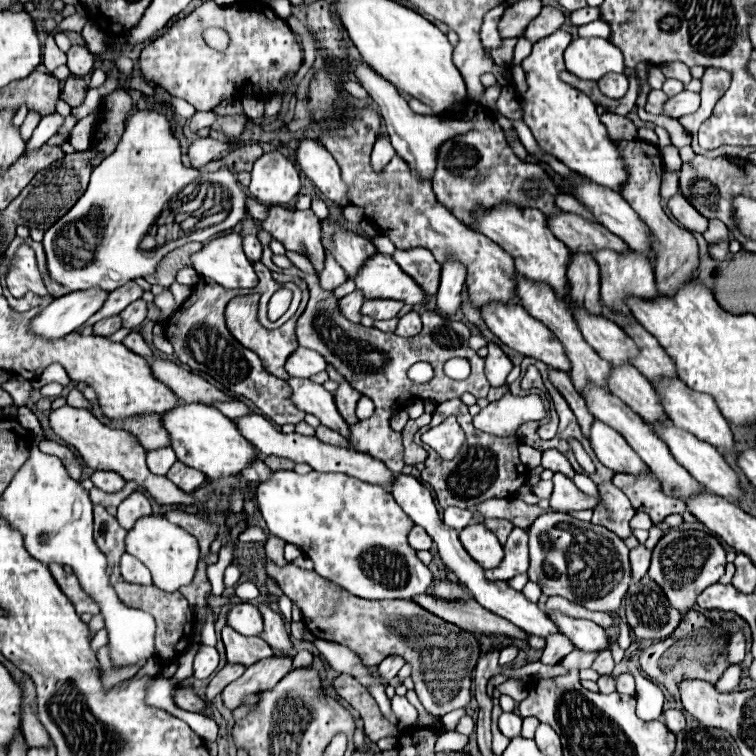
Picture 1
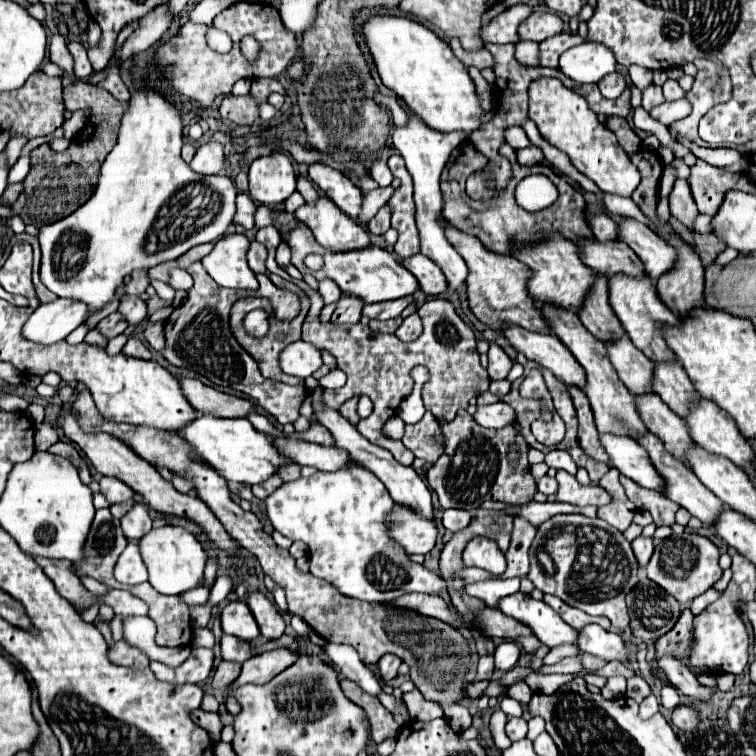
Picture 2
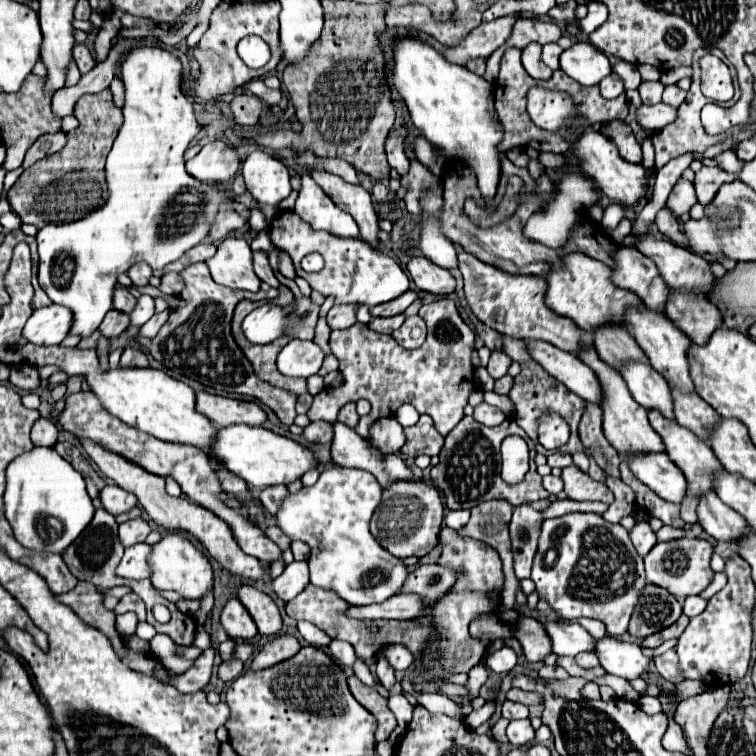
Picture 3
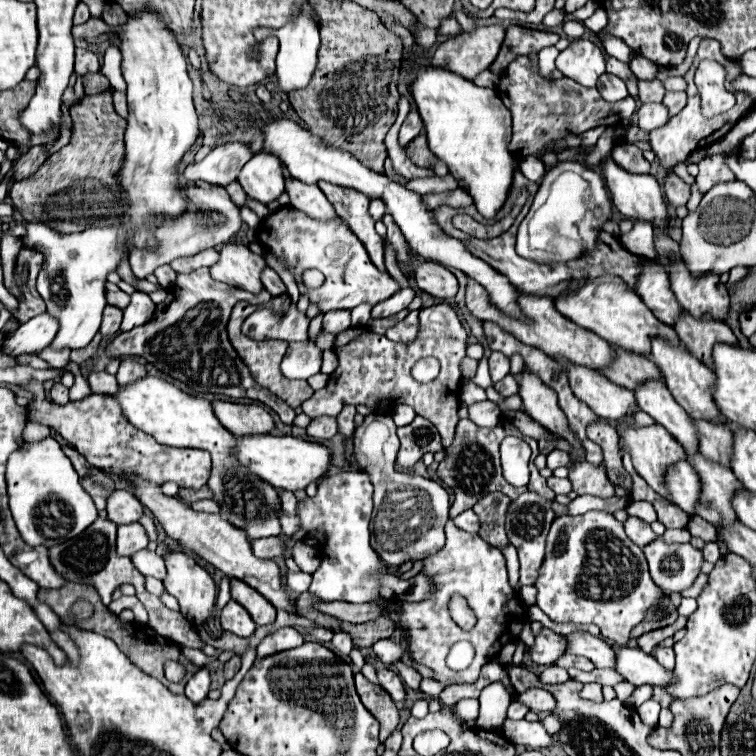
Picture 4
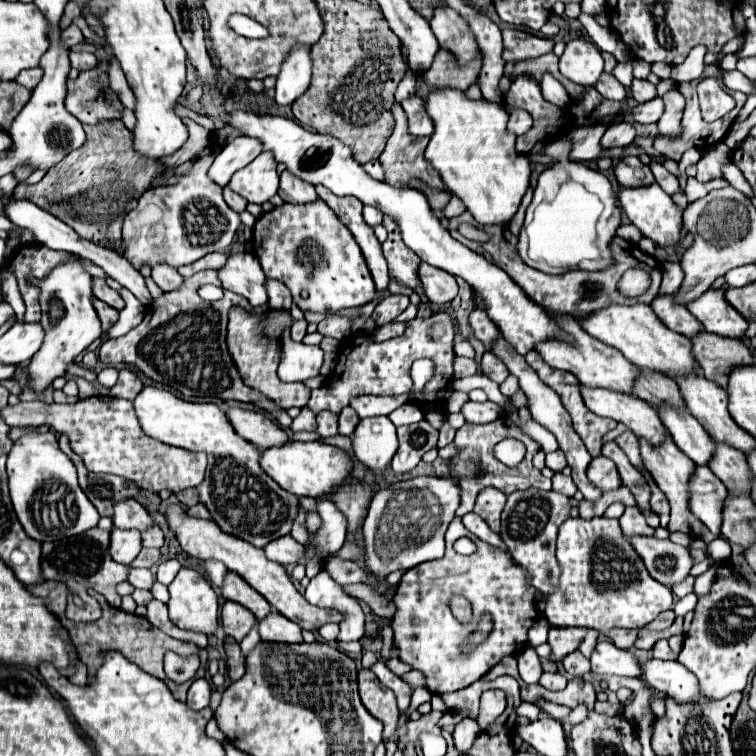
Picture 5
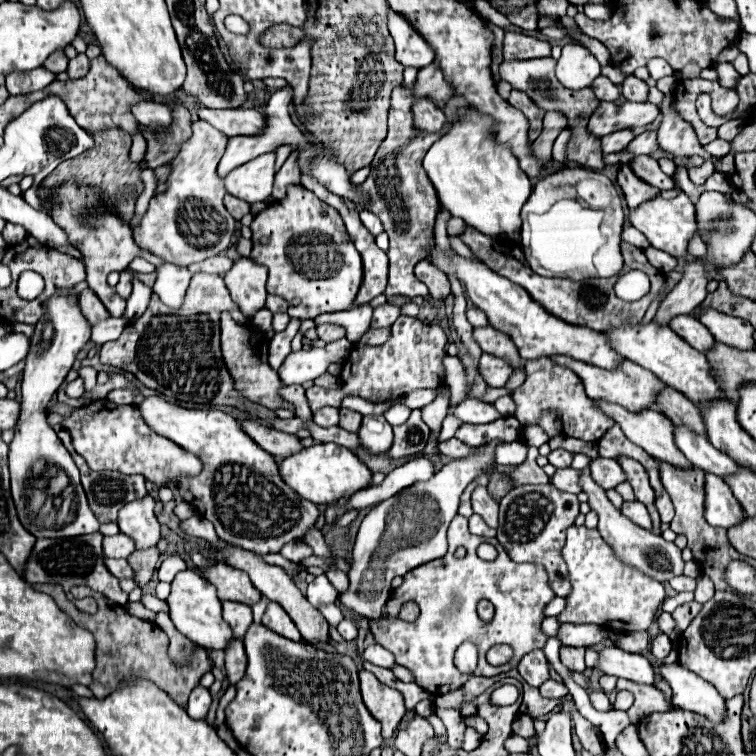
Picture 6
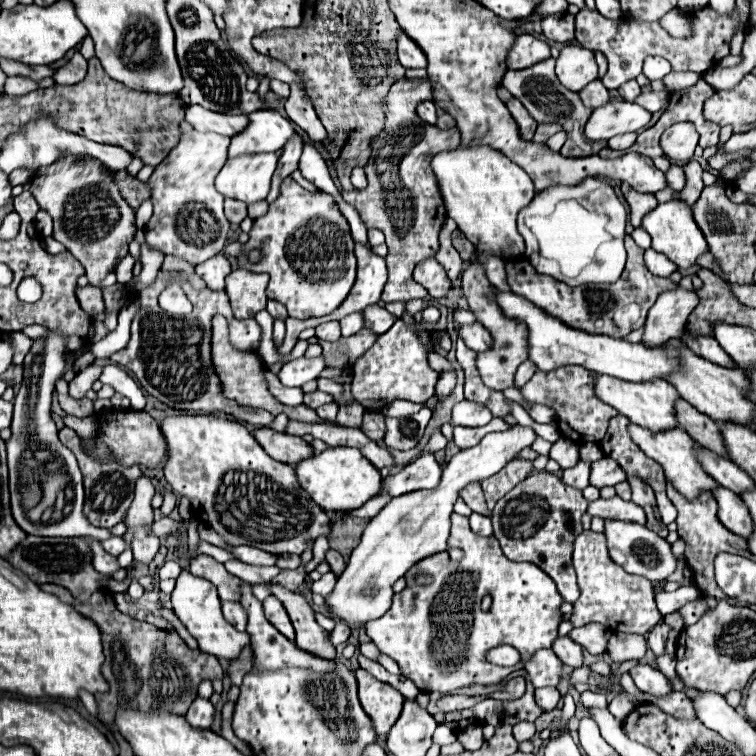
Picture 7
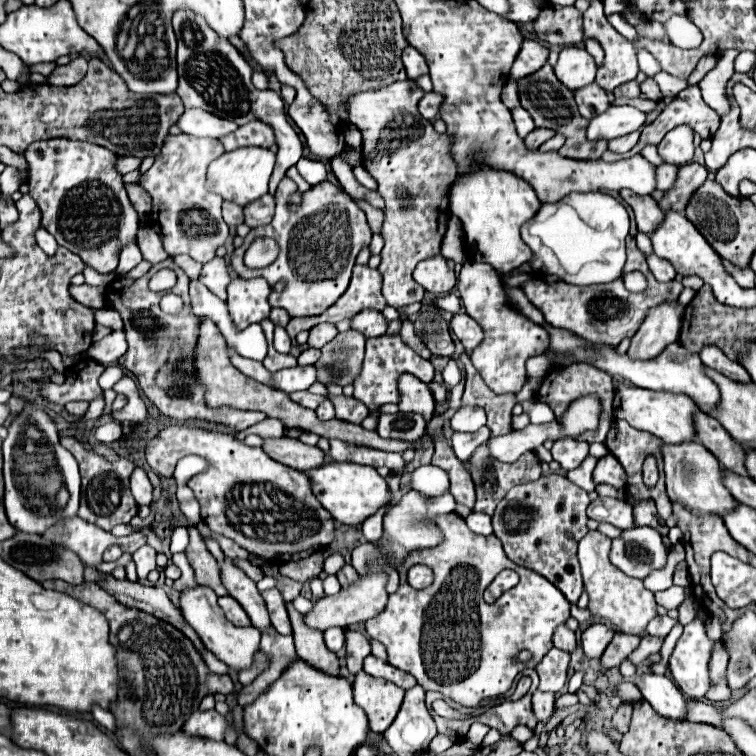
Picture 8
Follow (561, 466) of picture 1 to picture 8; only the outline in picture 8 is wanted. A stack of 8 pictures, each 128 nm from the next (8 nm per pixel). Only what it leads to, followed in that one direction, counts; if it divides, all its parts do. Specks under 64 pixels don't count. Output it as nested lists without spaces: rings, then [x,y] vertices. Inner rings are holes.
[[[564,438],[554,442],[552,456],[564,470],[574,470],[582,464],[582,460],[588,456],[588,442],[578,442],[572,438]]]

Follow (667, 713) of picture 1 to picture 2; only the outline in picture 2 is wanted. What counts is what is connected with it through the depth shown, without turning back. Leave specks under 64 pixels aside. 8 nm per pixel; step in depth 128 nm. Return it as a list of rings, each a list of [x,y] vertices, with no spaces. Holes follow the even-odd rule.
[[[678,706],[670,714],[670,720],[672,720],[672,726],[680,730],[694,730],[698,726],[698,712],[690,706]]]

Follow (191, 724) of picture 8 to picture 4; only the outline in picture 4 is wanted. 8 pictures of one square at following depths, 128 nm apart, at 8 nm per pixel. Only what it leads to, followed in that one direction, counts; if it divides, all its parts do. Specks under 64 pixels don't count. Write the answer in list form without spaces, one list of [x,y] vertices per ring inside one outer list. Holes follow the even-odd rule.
[[[204,666],[204,668],[200,668],[200,670],[188,680],[188,684],[186,684],[186,688],[184,688],[184,694],[186,694],[192,702],[200,702],[200,700],[206,698],[208,690],[210,690],[210,672],[208,672],[208,668]]]

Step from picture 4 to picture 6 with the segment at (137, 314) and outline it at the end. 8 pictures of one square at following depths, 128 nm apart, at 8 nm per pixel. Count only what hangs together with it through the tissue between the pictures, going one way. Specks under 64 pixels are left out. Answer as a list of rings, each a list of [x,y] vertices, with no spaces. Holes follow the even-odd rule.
[[[128,270],[120,272],[120,282],[116,284],[116,292],[118,292],[122,298],[128,298],[128,296],[130,296],[130,290],[132,290],[132,284],[128,282],[128,278],[130,278],[130,272],[128,272]],[[120,316],[120,318],[108,318],[103,323],[92,326],[91,341],[96,342],[98,346],[106,344],[106,342],[112,342],[112,340],[120,338],[120,334],[124,332],[126,326],[128,324],[126,324],[124,316]]]

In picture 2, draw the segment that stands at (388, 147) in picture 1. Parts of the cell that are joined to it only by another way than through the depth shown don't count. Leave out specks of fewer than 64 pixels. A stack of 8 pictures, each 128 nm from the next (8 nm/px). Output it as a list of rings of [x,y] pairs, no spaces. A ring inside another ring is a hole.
[[[378,156],[374,162],[372,162],[372,168],[370,168],[370,176],[382,186],[382,188],[386,188],[386,186],[390,186],[390,182],[394,180],[394,176],[392,176],[392,172],[388,170],[388,164],[386,164],[386,158],[382,158],[382,156]]]

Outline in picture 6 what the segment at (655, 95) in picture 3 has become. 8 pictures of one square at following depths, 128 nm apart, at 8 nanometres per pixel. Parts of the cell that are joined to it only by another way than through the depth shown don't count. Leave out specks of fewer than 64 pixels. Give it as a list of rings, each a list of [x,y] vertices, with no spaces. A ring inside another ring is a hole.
[[[628,76],[622,82],[622,96],[630,102],[646,102],[648,100],[648,84],[636,76]]]

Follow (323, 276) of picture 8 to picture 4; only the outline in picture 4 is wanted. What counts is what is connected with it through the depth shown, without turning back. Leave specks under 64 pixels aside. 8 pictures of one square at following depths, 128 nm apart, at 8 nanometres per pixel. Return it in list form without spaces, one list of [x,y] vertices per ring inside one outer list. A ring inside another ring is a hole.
[[[284,206],[260,222],[260,226],[256,228],[256,238],[266,252],[274,254],[294,268],[294,278],[300,292],[308,294],[310,302],[320,306],[320,312],[352,310],[358,304],[374,306],[388,300],[400,290],[400,284],[386,270],[378,270],[372,264],[364,244],[352,234],[352,230],[344,222],[316,222],[306,214],[300,214],[300,210]],[[312,268],[320,270],[326,280],[320,288],[306,290],[302,274]]]

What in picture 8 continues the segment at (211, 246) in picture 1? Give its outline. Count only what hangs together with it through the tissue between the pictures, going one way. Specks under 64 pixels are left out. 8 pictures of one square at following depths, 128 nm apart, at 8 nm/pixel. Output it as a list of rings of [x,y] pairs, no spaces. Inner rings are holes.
[[[234,278],[228,284],[228,308],[234,324],[244,328],[266,318],[270,314],[268,294],[270,286],[264,278]]]

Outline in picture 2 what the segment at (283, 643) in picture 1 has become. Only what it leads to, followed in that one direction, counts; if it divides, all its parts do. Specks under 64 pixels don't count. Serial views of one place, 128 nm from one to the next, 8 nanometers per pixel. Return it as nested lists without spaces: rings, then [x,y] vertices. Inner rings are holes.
[[[252,592],[246,600],[246,604],[250,606],[262,636],[266,636],[268,640],[276,640],[284,634],[284,620],[282,614],[278,612],[278,608],[274,606],[274,602],[270,602],[264,594],[260,592]]]

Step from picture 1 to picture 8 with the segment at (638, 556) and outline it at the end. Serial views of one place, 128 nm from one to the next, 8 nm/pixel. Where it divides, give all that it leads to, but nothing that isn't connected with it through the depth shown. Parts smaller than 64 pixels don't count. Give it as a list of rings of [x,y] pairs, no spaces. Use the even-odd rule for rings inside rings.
[[[598,498],[588,506],[588,518],[596,522],[608,522],[616,528],[632,528],[634,512],[628,502],[616,498]]]

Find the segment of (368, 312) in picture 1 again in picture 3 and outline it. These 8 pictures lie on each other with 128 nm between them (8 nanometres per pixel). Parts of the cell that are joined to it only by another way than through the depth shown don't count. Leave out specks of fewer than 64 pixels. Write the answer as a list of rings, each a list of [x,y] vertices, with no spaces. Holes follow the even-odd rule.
[[[408,290],[404,296],[396,298],[394,302],[384,302],[384,304],[372,306],[372,308],[370,308],[370,314],[372,314],[374,318],[390,318],[390,316],[402,314],[416,298],[418,298],[418,294],[416,294],[414,290]]]

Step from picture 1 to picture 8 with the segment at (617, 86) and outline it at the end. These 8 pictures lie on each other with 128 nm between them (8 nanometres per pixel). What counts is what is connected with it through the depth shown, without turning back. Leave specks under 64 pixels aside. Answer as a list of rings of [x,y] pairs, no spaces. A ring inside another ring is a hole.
[[[596,82],[588,84],[588,86],[580,88],[580,90],[576,90],[574,96],[576,96],[576,102],[578,102],[580,114],[584,118],[594,118],[596,114],[604,112],[610,106],[606,90],[602,90],[600,86],[596,86]]]

